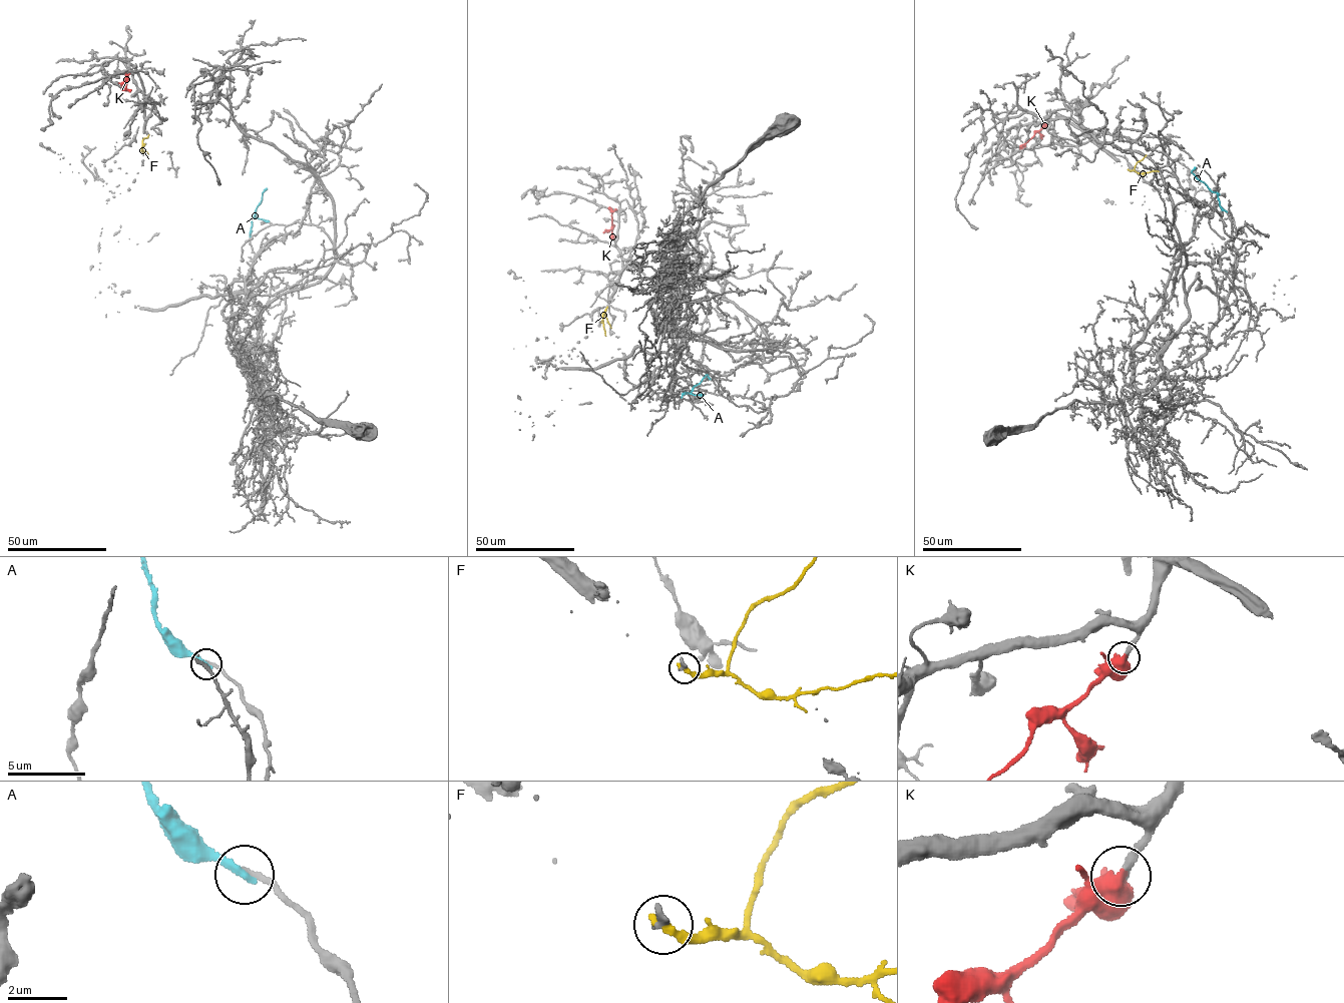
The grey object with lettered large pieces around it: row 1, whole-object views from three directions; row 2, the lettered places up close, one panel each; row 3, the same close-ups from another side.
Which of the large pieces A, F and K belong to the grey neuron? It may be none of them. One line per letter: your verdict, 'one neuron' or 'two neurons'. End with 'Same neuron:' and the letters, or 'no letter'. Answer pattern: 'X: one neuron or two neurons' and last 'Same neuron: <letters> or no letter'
A: two neurons
F: two neurons
K: one neuron
Same neuron: K

